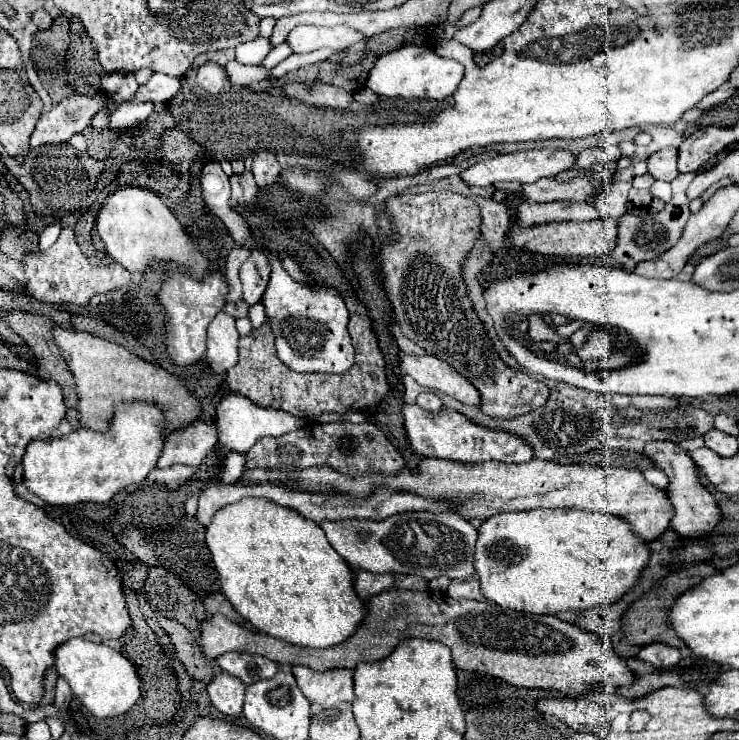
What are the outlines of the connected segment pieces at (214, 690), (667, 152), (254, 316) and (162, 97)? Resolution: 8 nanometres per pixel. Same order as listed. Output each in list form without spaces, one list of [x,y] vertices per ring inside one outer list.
[[[220,671],[214,675],[214,679],[208,683],[206,689],[208,689],[212,705],[220,713],[230,715],[230,717],[236,717],[242,713],[246,685],[238,677],[230,675],[226,671]]]
[[[664,147],[664,149],[656,151],[656,153],[650,155],[650,159],[646,161],[646,163],[648,163],[648,173],[650,173],[654,179],[660,179],[660,181],[672,181],[674,175],[678,175],[676,157],[678,157],[676,147]]]
[[[258,303],[258,305],[252,305],[250,307],[250,321],[254,323],[254,327],[260,327],[268,317],[266,317],[266,311],[264,311],[264,305],[262,303]]]
[[[154,73],[148,83],[140,85],[132,101],[170,101],[174,95],[180,93],[180,89],[182,89],[180,77]]]

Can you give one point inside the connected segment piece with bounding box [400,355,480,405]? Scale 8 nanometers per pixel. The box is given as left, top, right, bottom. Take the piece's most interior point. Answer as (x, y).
(429, 371)

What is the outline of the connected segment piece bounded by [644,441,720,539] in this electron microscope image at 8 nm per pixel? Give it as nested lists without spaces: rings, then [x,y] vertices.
[[[648,441],[644,445],[644,453],[650,459],[654,459],[654,465],[658,469],[662,469],[666,473],[666,477],[670,479],[670,483],[666,487],[666,495],[668,495],[672,509],[674,509],[674,517],[670,521],[670,527],[676,533],[680,533],[684,539],[694,539],[694,537],[710,533],[720,521],[720,509],[718,509],[712,493],[704,485],[700,485],[696,465],[690,459],[690,455],[680,445],[670,443],[670,441]]]

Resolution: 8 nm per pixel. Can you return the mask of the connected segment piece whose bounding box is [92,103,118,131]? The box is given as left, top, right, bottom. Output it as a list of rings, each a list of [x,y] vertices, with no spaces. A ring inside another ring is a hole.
[[[108,103],[106,109],[104,109],[102,113],[98,113],[98,115],[92,119],[92,129],[94,129],[94,131],[102,131],[102,129],[108,127],[108,113],[110,113],[116,105],[118,105],[118,103]]]

